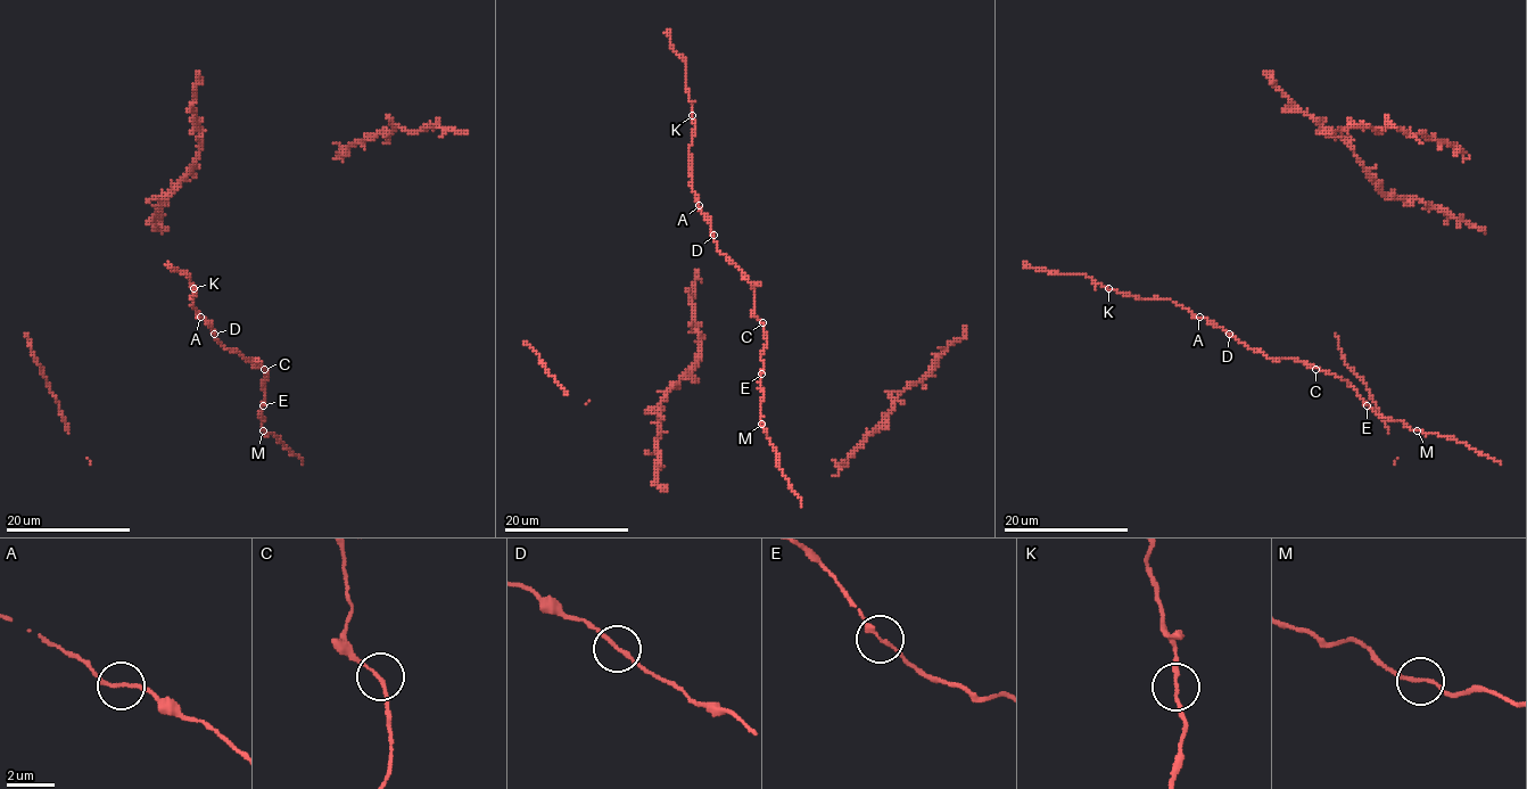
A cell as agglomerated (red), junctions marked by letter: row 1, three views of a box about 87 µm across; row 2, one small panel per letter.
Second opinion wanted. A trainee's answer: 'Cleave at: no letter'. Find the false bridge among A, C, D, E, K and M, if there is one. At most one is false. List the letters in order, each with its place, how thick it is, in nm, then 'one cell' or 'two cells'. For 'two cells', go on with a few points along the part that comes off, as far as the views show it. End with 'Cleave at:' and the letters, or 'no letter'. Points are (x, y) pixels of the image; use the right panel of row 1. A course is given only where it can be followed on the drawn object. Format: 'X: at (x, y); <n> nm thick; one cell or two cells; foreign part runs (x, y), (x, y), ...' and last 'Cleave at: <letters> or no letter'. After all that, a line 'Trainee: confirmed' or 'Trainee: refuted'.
A: at (1199, 317); 150 nm thick; one cell
C: at (1315, 369); 150 nm thick; one cell
D: at (1229, 334); 160 nm thick; one cell
E: at (1367, 405); 160 nm thick; one cell
K: at (1108, 288); 160 nm thick; one cell
M: at (1417, 430); 160 nm thick; one cell
Cleave at: no letter
Trainee: confirmed

